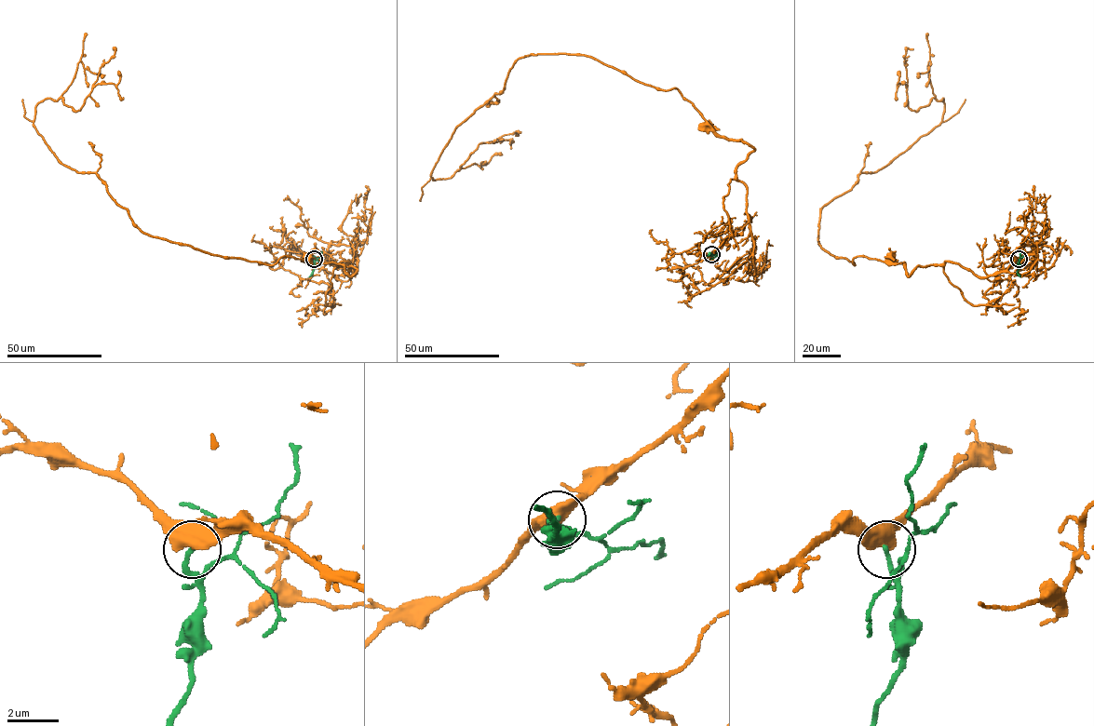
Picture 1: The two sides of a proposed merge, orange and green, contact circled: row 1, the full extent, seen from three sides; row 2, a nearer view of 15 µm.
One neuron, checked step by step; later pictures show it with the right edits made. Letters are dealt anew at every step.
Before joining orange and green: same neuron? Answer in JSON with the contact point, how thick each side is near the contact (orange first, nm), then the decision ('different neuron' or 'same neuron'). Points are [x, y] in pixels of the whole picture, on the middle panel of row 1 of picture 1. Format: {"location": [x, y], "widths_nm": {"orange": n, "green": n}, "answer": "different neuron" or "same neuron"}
{"location": [711, 254], "widths_nm": {"orange": 550, "green": 160}, "answer": "same neuron"}

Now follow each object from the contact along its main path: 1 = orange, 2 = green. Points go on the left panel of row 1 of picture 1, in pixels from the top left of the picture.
1: (314, 259), (349, 266), (351, 277), (349, 263), (339, 264), (357, 271), (350, 276), (340, 264), (306, 259)
2: (314, 260), (314, 269), (309, 276)

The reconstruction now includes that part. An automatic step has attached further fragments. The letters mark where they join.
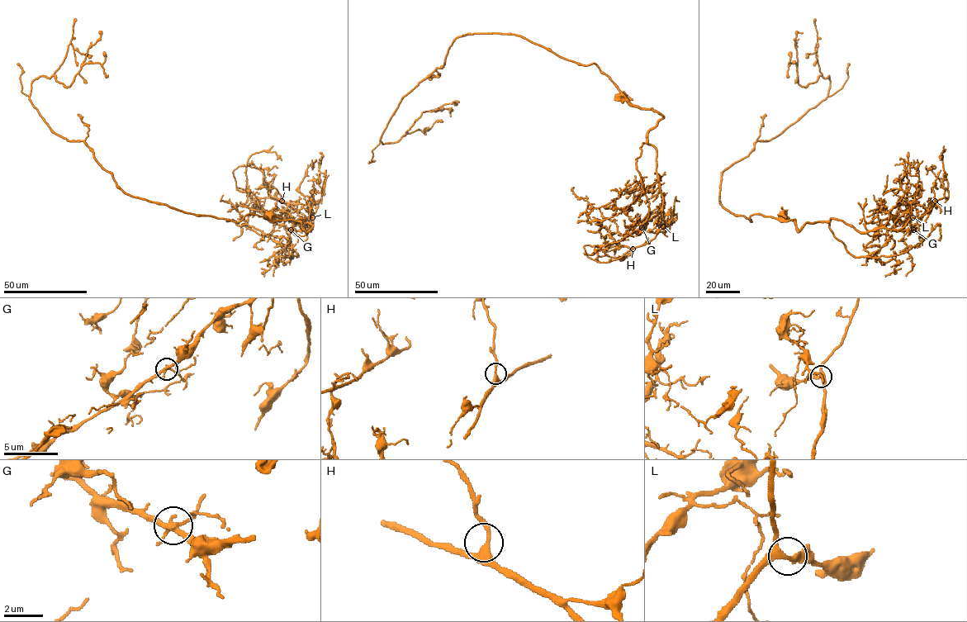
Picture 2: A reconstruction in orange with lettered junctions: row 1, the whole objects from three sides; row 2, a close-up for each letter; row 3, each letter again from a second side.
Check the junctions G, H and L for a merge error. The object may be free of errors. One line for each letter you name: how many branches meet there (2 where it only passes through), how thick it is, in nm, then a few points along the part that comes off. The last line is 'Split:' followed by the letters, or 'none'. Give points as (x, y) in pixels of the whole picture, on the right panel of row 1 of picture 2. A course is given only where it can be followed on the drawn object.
Split: none

